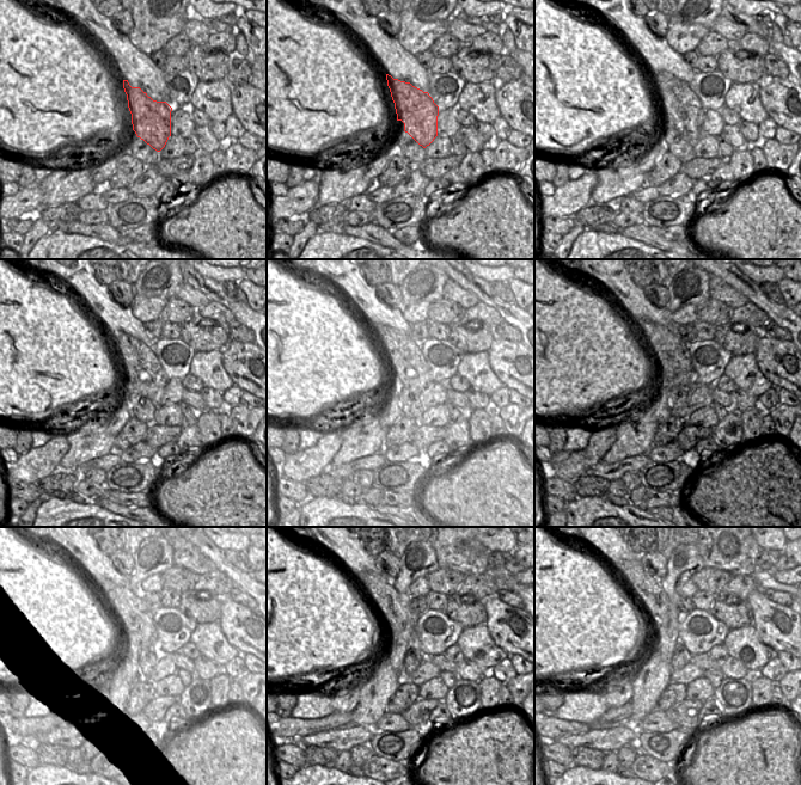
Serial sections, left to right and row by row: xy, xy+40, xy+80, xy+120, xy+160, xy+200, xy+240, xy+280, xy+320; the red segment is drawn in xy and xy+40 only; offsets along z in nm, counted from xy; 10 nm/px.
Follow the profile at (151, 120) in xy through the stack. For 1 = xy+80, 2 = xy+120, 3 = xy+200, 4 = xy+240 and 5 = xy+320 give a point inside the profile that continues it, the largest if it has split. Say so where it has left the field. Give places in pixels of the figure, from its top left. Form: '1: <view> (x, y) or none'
1: xy+80 (680, 105)
2: xy+120 (142, 369)
3: xy+200 (671, 353)
4: xy+240 (128, 607)
5: xy+320 (653, 598)

